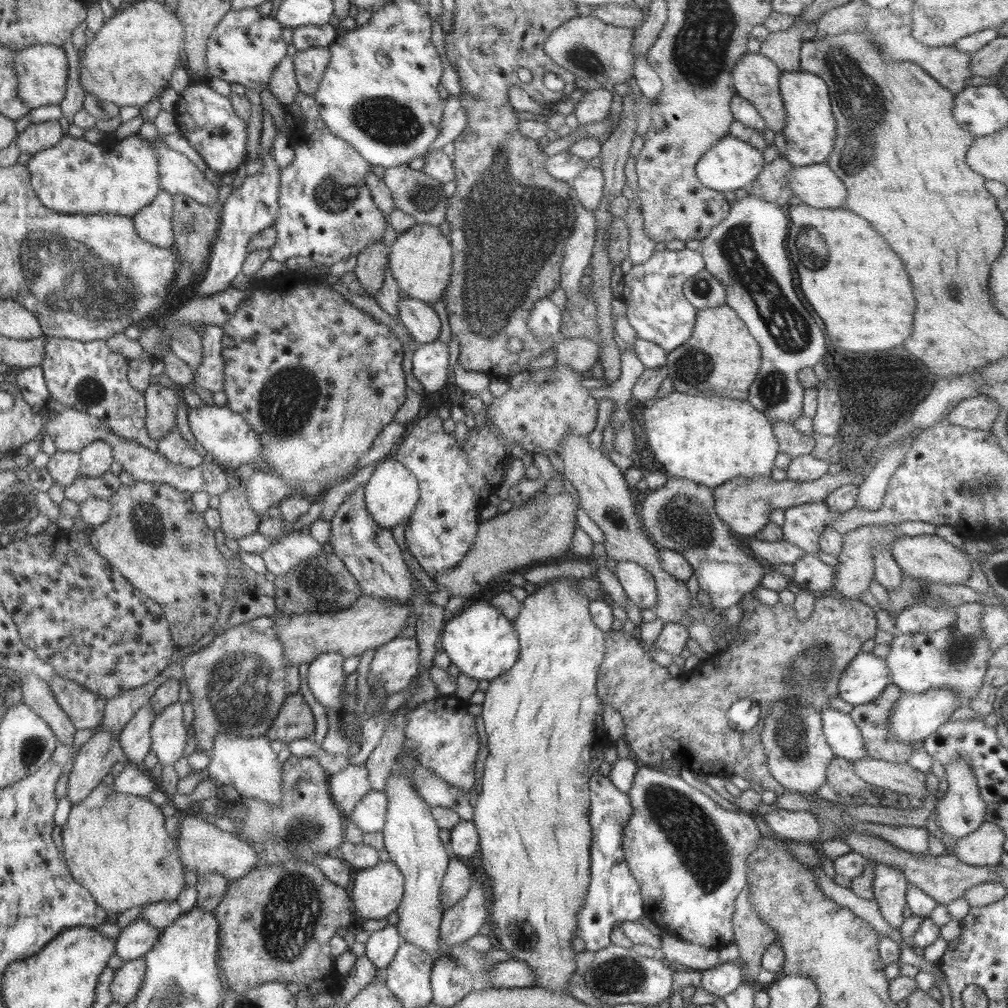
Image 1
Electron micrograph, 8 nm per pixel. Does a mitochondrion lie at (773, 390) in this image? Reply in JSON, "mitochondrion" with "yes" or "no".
{"mitochondrion":"yes"}

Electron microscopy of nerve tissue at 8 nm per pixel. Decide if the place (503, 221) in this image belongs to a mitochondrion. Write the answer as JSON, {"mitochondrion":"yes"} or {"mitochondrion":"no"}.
{"mitochondrion":"yes"}

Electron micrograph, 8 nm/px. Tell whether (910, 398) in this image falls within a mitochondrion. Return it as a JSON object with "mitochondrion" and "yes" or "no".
{"mitochondrion":"no"}

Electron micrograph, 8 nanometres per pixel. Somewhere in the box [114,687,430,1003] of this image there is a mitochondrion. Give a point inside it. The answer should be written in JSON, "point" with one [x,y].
{"point":[292,914]}

